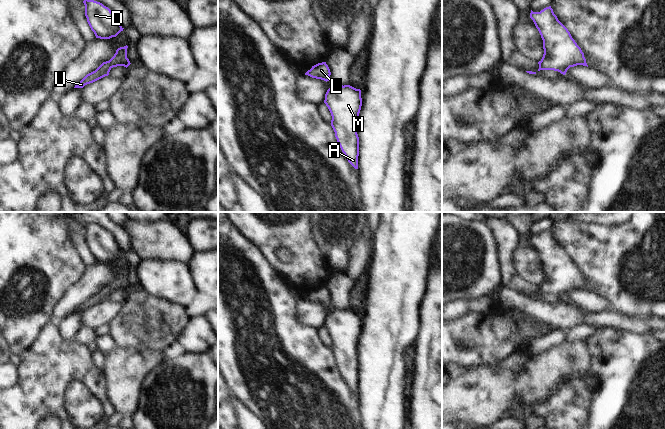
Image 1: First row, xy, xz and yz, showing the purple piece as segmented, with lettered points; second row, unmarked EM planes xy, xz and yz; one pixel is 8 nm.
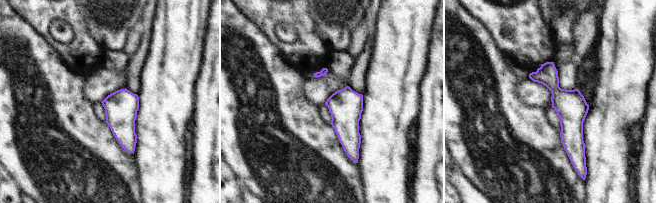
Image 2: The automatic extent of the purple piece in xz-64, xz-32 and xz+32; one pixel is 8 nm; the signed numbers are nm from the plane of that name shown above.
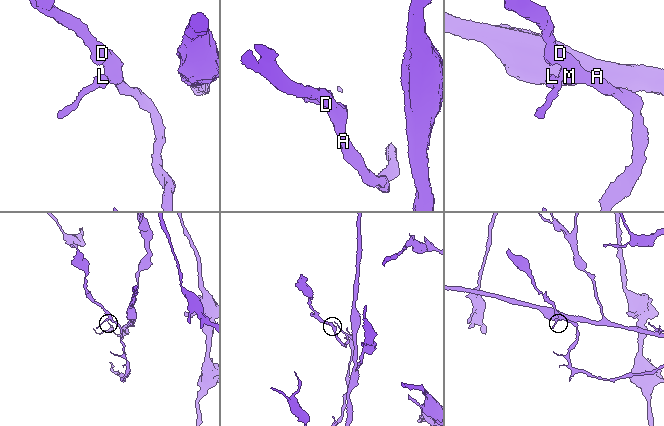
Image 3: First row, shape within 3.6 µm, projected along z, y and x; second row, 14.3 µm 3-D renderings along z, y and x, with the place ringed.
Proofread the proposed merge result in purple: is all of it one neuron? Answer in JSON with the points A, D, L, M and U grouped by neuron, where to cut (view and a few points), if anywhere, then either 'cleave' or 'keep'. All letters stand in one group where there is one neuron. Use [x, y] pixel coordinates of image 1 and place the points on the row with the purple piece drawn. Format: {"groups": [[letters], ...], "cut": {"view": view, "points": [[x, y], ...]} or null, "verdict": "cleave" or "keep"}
{"groups": [["A", "D", "L", "M", "U"]], "cut": null, "verdict": "keep"}

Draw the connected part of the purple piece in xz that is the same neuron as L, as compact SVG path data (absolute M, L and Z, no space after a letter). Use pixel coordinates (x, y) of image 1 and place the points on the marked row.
M322 62L312 66L312 68L308 70L305 75L327 82L330 79L331 72L326 62Z

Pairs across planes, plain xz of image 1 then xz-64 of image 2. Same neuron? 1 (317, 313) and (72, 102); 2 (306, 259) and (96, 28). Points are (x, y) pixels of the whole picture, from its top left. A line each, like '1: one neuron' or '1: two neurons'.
1: two neurons
2: two neurons

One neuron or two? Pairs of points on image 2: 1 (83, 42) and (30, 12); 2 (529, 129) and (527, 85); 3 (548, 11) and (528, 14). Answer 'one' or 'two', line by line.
1: one
2: two
3: two

